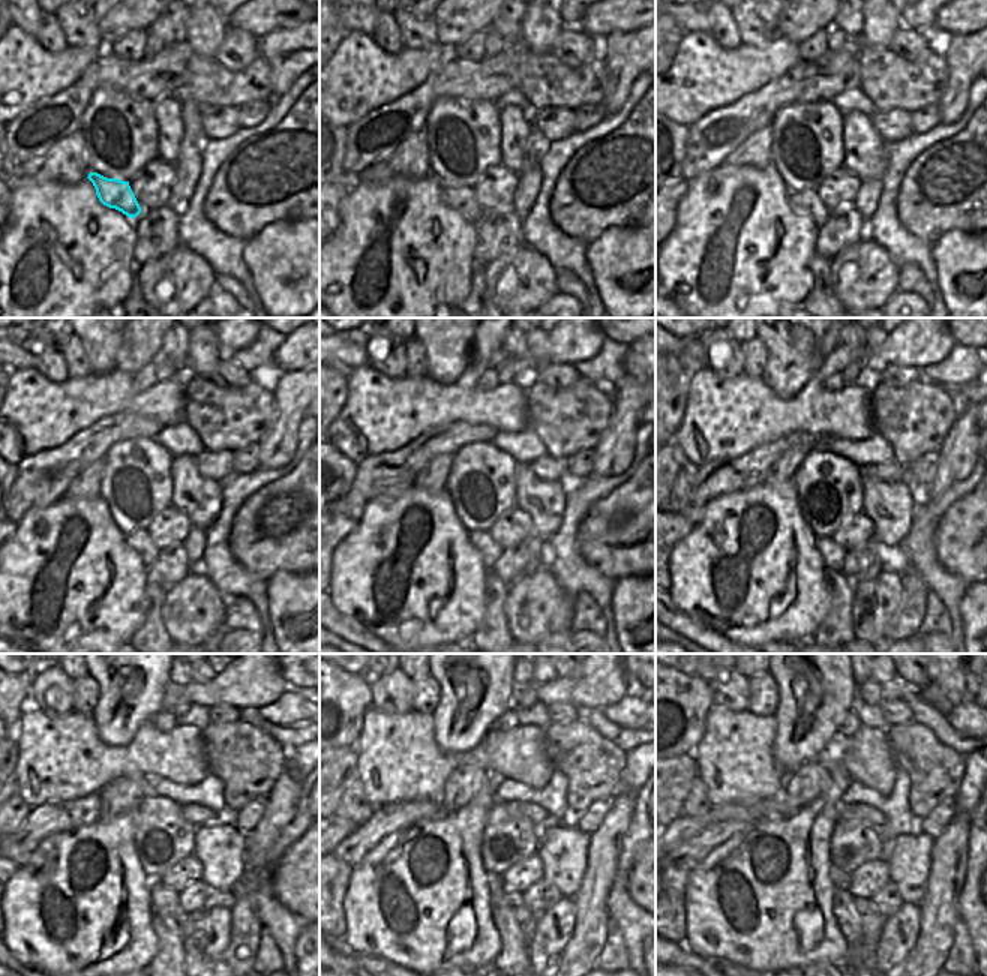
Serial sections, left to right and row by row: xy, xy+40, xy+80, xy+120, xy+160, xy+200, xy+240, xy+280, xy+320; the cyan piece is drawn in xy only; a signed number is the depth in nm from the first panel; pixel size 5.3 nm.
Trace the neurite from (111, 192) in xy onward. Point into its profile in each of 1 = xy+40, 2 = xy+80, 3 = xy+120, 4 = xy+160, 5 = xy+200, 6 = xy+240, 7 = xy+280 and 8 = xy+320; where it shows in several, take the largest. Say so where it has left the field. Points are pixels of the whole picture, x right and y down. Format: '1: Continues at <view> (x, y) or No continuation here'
1: Continues at xy+40 (462, 200)
2: Continues at xy+80 (806, 203)
3: Continues at xy+120 (138, 540)
4: Continues at xy+160 (489, 550)
5: Continues at xy+200 (833, 556)
6: Continues at xy+240 (161, 895)
7: Continues at xy+280 (513, 900)
8: Continues at xy+320 (872, 921)

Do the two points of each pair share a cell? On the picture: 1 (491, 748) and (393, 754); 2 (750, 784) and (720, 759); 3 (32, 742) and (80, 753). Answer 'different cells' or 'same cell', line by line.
1: same cell
2: same cell
3: same cell

